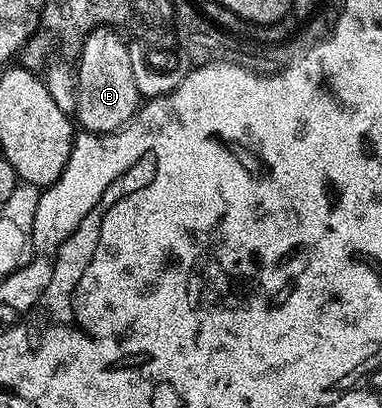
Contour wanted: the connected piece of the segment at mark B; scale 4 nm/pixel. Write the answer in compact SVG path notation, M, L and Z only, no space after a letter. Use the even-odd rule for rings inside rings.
M100 25L79 42L80 62L74 65L77 77L74 121L83 132L113 133L124 126L142 104L142 94L134 83L134 67L130 67L129 42L123 39L115 28Z

